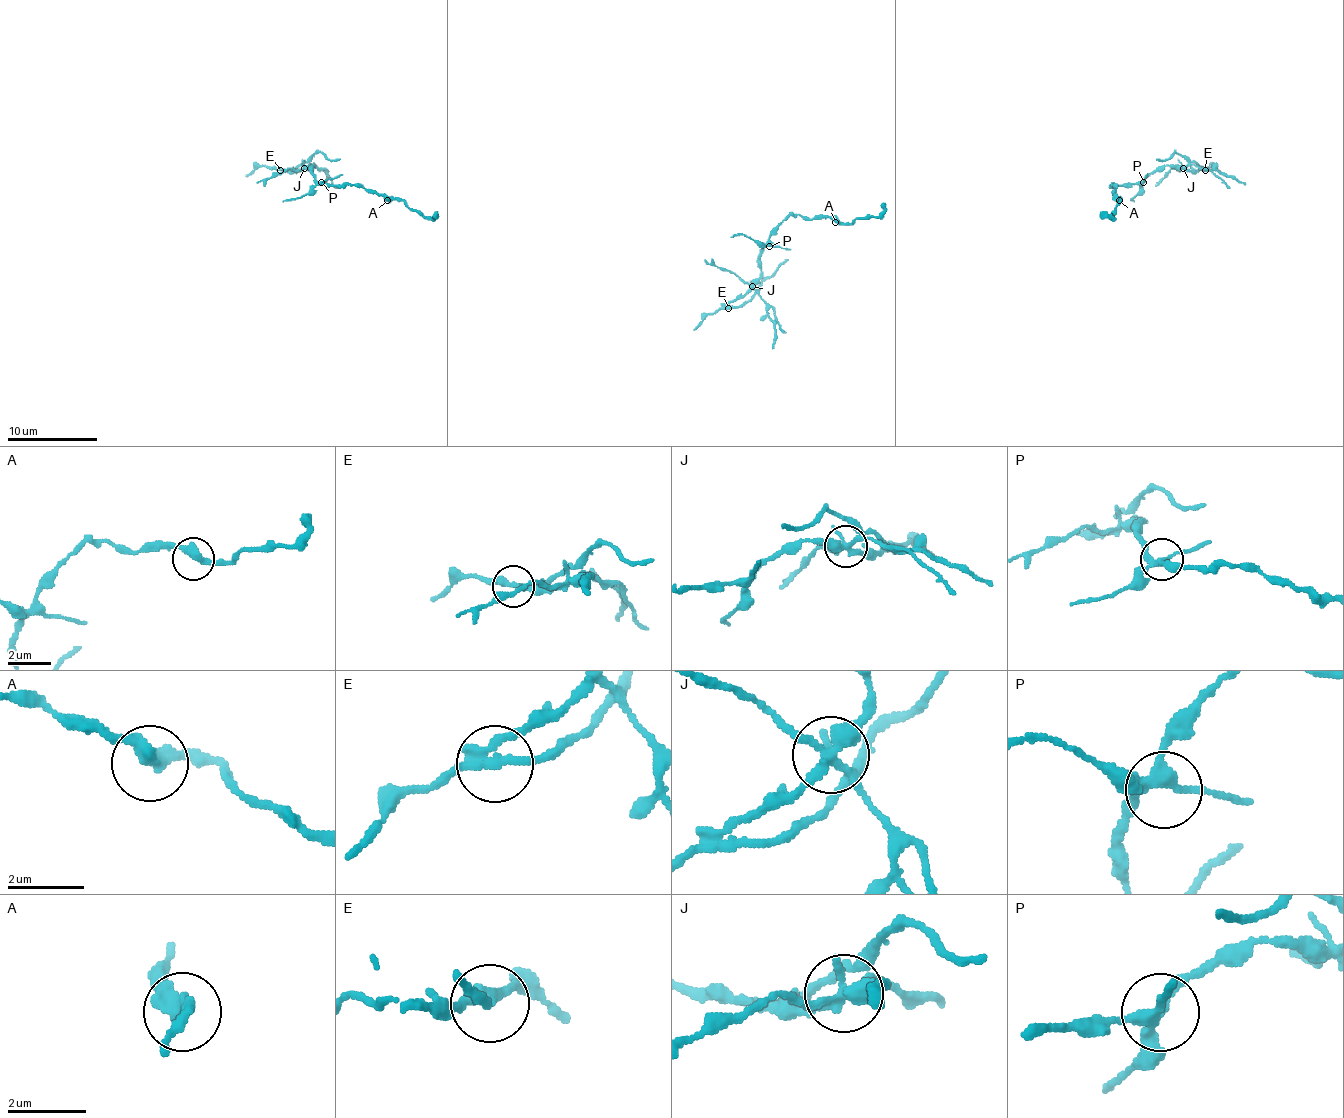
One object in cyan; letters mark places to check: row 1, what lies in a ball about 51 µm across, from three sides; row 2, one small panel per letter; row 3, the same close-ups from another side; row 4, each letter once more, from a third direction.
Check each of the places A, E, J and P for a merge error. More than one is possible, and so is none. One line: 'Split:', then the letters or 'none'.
Split: E, J

